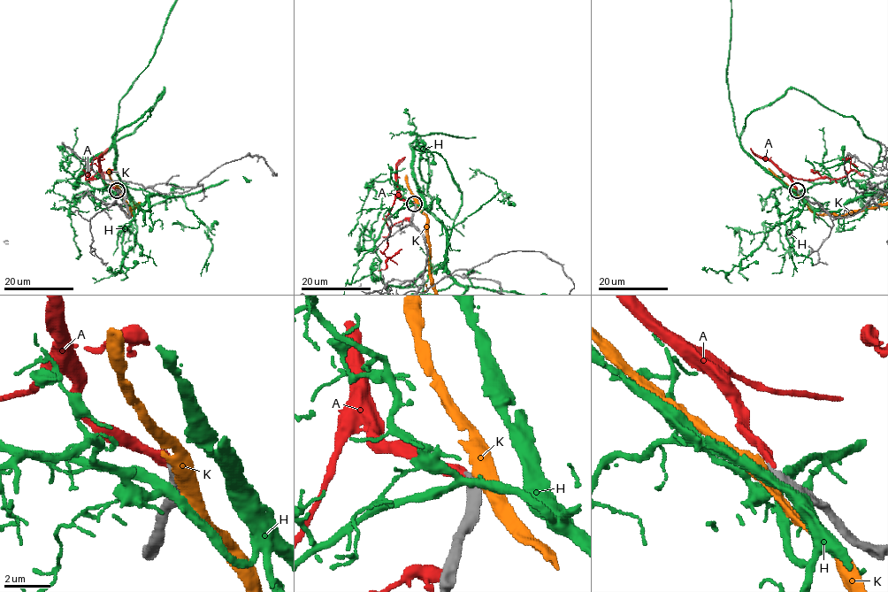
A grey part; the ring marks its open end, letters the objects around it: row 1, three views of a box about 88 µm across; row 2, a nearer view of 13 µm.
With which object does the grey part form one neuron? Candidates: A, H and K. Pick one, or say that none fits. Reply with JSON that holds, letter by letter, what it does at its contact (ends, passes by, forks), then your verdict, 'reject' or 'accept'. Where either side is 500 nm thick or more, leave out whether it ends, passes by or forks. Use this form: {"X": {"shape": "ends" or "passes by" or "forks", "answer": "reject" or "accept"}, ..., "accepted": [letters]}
{"A": {"shape": "ends", "answer": "accept"}, "H": {"answer": "reject"}, "K": {"answer": "reject"}, "accepted": ["A"]}

